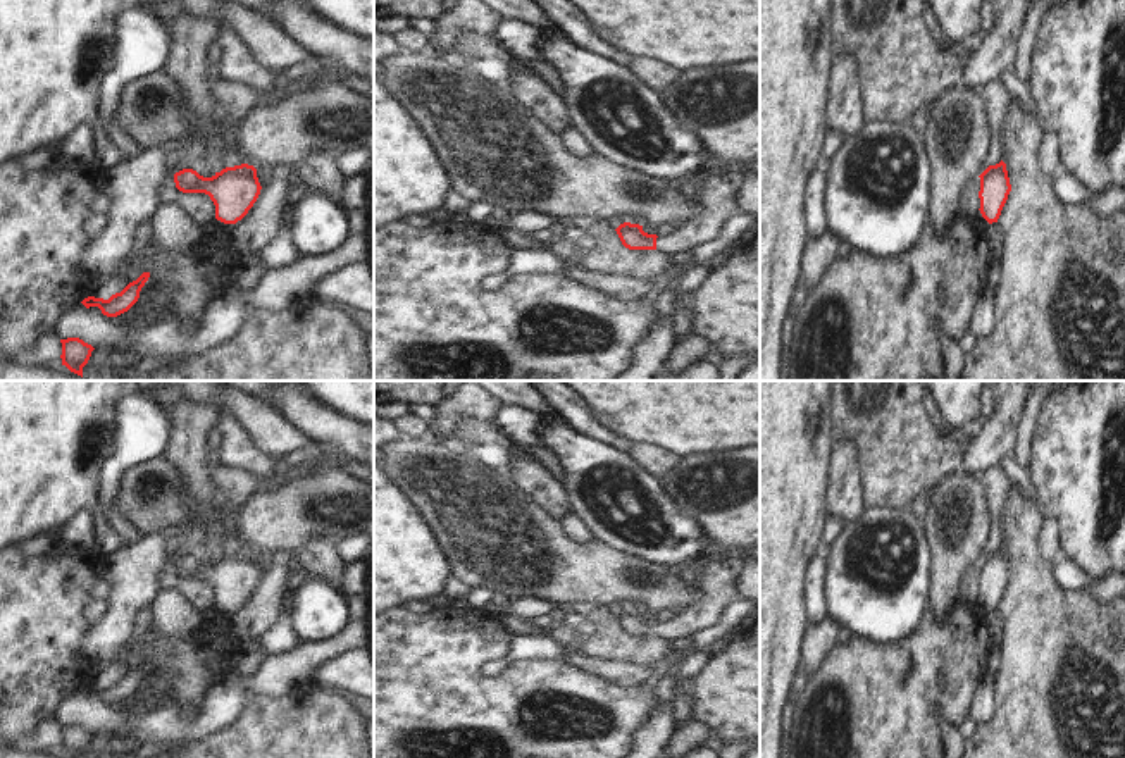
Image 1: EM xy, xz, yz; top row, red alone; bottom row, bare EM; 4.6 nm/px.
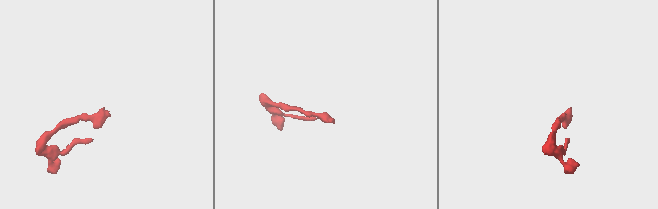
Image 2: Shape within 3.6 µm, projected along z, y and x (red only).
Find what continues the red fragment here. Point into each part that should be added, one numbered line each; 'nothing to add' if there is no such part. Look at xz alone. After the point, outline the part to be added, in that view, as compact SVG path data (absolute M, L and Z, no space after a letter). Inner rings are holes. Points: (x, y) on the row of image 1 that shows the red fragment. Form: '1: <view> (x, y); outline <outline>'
1: xz (717, 204); outline M737 172L710 177L701 186L698 212L672 234L656 238L656 250L667 257L691 253L696 246L718 236L725 221L737 212L737 191L744 177Z

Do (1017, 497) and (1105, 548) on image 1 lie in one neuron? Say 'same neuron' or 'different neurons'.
different neurons

